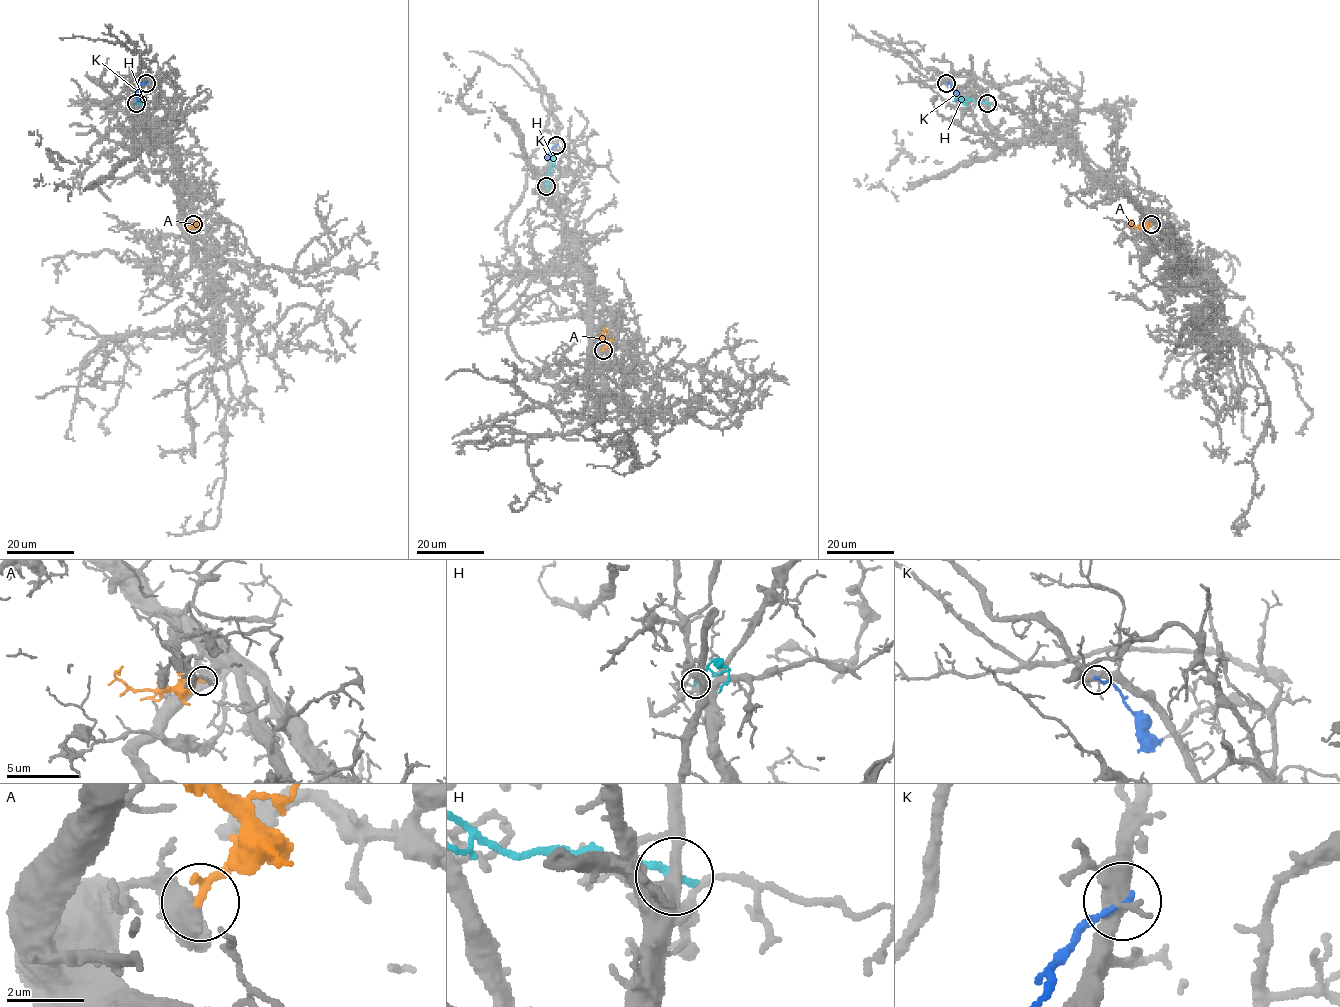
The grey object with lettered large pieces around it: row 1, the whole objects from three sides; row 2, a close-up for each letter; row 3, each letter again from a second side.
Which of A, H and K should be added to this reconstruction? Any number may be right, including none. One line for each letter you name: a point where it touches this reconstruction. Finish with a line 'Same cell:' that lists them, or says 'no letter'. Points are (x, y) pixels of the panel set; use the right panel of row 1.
A: (1151, 224)
Same cell: A

